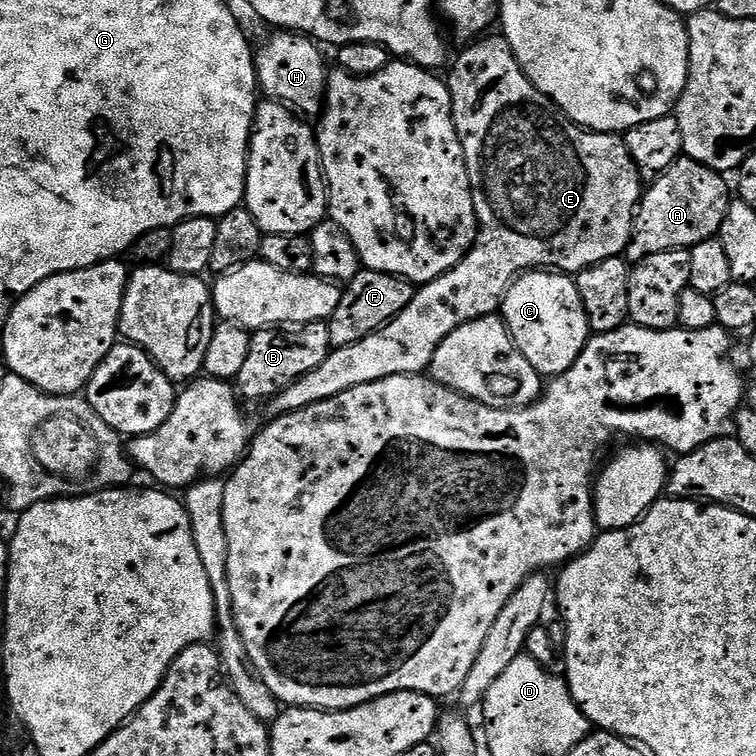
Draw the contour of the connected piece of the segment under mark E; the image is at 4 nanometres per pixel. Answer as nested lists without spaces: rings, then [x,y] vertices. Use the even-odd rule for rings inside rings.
[[[492,35],[469,43],[465,47],[469,48],[456,61],[451,61],[446,75],[457,125],[480,124],[476,136],[467,137],[466,140],[468,177],[477,226],[476,240],[471,250],[446,274],[428,284],[419,285],[406,310],[399,312],[389,324],[362,338],[357,344],[329,351],[327,358],[317,368],[310,370],[310,374],[293,380],[272,397],[270,407],[273,417],[297,412],[314,402],[334,398],[334,394],[342,394],[342,390],[350,390],[366,382],[427,373],[438,346],[442,346],[445,338],[463,324],[499,313],[500,304],[512,281],[525,272],[555,270],[575,274],[606,258],[627,253],[632,237],[632,222],[642,195],[642,172],[632,161],[623,139],[610,132],[593,132],[574,123],[559,104],[532,85],[503,35]]]

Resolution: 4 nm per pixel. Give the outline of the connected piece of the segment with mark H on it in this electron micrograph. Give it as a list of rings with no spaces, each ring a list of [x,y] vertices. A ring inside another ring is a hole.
[[[287,30],[272,35],[276,36],[270,37],[254,52],[259,91],[265,97],[279,100],[281,104],[288,105],[305,117],[319,117],[326,95],[326,67],[324,68],[324,56],[320,53],[321,45],[303,34]]]

